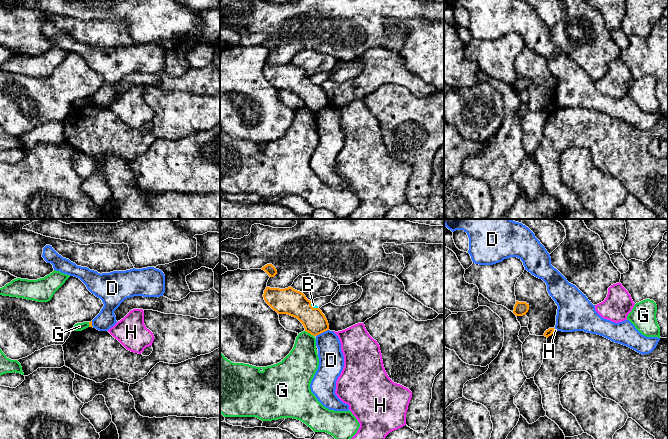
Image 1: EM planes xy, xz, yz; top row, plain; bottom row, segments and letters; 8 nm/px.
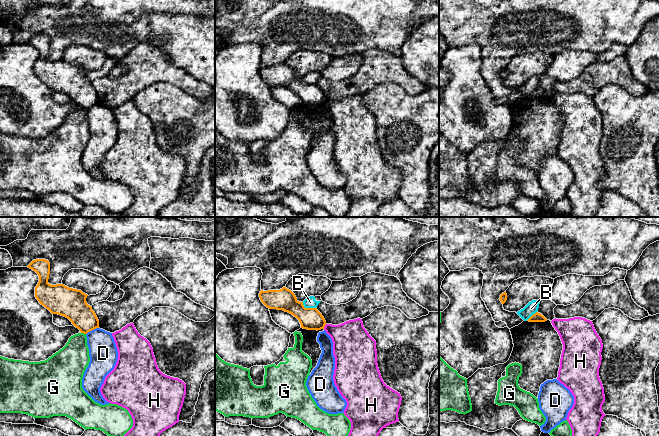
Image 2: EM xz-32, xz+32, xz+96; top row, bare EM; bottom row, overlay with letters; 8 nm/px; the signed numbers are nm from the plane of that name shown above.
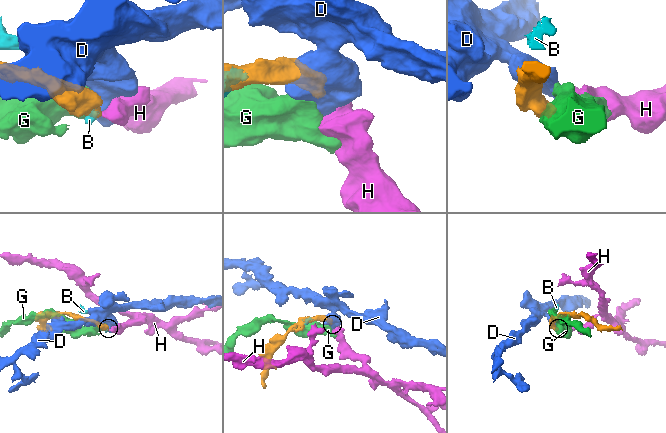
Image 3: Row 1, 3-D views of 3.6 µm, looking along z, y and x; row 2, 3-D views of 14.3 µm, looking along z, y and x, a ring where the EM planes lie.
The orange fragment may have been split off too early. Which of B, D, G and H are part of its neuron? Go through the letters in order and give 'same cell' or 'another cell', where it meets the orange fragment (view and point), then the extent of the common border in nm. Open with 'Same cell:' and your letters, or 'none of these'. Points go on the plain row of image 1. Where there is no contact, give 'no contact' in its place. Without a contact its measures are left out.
Same cell: none of these
B: another cell; contact xz (311, 82); length 90 nm
D: another cell; contact xz (322, 108); length 120 nm
G: another cell; contact xz (309, 108); length 90 nm
H: another cell; contact yz (553, 106); length 40 nm

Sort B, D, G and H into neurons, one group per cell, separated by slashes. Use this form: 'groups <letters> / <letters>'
groups B / D / G / H

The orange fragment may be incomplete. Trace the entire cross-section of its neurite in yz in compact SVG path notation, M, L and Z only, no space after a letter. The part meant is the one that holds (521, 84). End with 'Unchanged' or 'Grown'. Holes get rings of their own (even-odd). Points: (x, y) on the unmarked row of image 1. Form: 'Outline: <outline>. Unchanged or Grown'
Outline: M516 77L513 89L516 92L523 92L523 91L526 91L528 86L529 86L529 80L527 80L526 78L518 78L518 77Z. Unchanged

